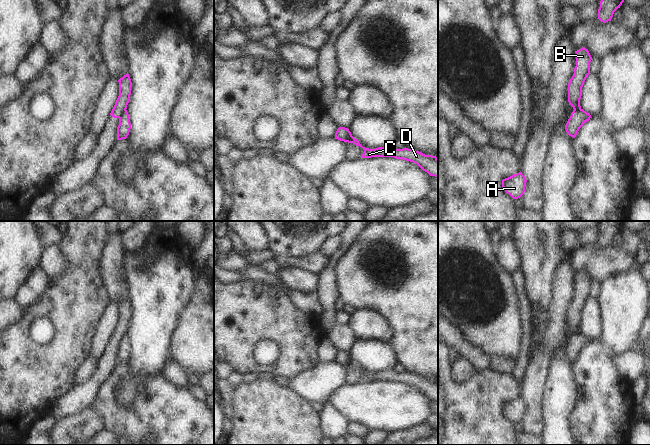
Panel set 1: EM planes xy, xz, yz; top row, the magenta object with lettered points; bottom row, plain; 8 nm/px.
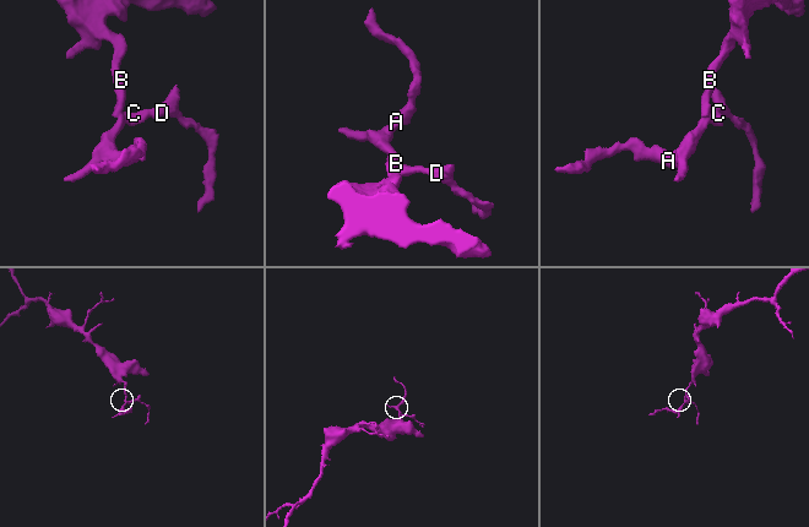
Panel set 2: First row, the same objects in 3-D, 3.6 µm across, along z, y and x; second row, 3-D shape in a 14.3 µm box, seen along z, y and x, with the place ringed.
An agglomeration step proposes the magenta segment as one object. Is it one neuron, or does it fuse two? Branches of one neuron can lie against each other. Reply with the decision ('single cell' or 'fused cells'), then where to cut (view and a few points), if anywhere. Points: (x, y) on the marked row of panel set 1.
fused cells | xz (349, 131), (348, 138), (345, 141)

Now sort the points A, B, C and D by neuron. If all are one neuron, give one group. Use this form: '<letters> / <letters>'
A C D / B

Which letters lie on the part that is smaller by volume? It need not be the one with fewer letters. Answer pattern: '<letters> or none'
A, C, D

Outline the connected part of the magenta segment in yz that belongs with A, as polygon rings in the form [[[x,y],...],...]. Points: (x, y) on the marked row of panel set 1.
[[[519,172],[502,180],[502,187],[513,199],[520,198],[525,192],[526,178]]]

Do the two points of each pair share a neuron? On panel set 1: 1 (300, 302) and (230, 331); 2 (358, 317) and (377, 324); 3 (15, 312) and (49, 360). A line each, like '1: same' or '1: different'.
1: different
2: same
3: different

